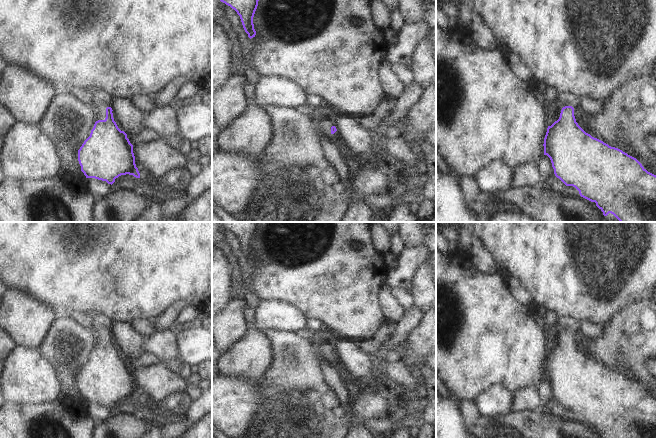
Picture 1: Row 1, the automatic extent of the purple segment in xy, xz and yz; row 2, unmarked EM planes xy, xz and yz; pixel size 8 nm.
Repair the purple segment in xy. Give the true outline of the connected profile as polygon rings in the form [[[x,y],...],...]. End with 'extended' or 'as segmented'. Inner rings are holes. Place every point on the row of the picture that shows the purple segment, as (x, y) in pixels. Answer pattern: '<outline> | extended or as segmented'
[[[105,90],[91,92],[92,105],[97,111],[90,136],[78,150],[78,161],[86,178],[95,178],[113,184],[121,175],[140,178],[135,164],[133,145],[113,118],[112,97]]] | extended

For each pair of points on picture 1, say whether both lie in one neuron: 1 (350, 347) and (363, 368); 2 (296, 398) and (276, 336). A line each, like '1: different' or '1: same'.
1: same
2: same

